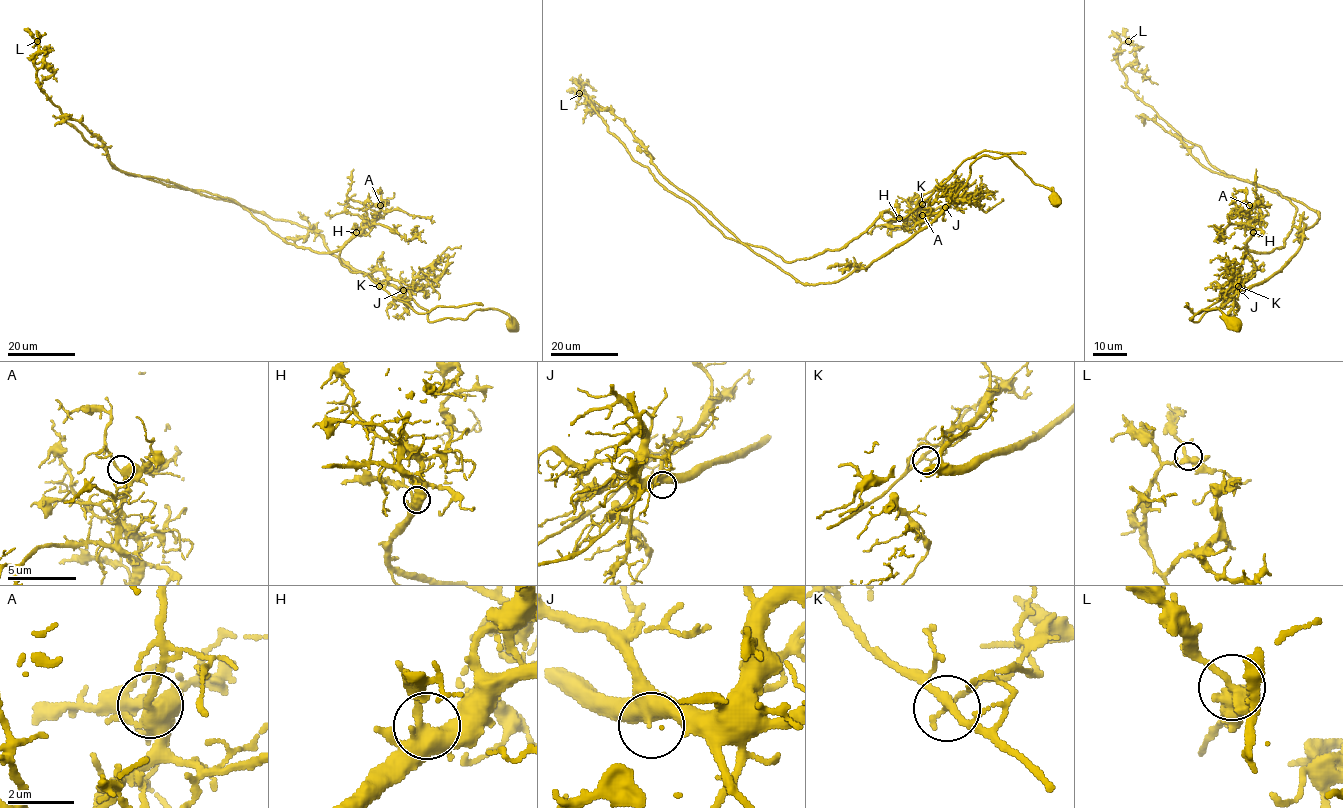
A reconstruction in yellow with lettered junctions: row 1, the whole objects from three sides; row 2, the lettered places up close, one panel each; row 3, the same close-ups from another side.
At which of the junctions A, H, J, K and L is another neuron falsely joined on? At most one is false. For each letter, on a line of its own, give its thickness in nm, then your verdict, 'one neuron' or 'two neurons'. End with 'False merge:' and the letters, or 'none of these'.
A: 400 nm | one neuron
H: 440 nm | one neuron
J: 440 nm | one neuron
K: 190 nm | two neurons
L: 400 nm | one neuron
False merge: K

